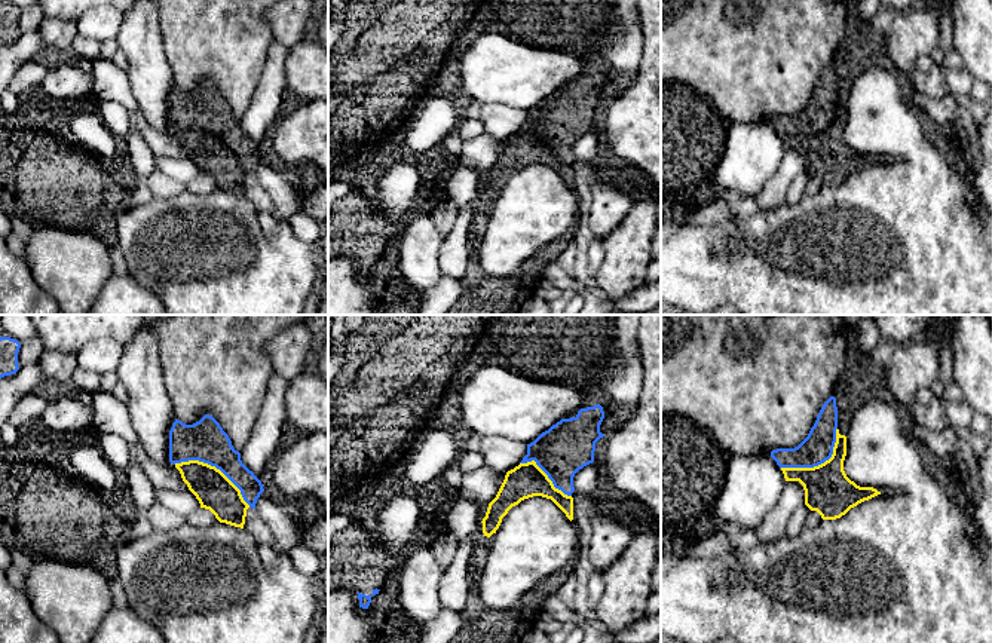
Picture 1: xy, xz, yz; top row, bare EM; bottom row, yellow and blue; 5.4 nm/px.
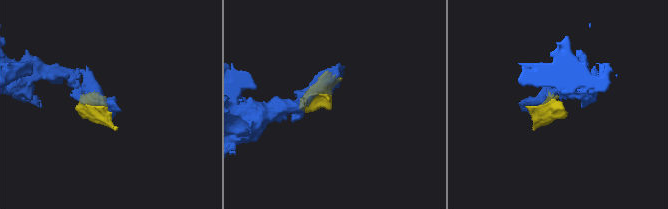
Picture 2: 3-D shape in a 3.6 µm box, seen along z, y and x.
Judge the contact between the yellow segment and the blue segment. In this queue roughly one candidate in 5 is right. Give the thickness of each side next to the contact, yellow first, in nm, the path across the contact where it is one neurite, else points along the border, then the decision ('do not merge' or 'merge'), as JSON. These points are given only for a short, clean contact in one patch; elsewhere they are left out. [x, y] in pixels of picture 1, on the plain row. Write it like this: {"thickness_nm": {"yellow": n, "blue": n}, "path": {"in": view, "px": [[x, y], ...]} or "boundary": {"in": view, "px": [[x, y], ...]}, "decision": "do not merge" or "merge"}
{"thickness_nm": {"yellow": 200, "blue": 220}, "decision": "do not merge"}

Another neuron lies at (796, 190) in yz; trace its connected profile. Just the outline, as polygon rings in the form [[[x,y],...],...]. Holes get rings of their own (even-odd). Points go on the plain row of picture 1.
[[[803,171],[794,177],[792,181],[792,186],[786,196],[786,203],[794,205],[800,200],[800,198],[805,195],[805,189],[809,183],[811,177]]]

